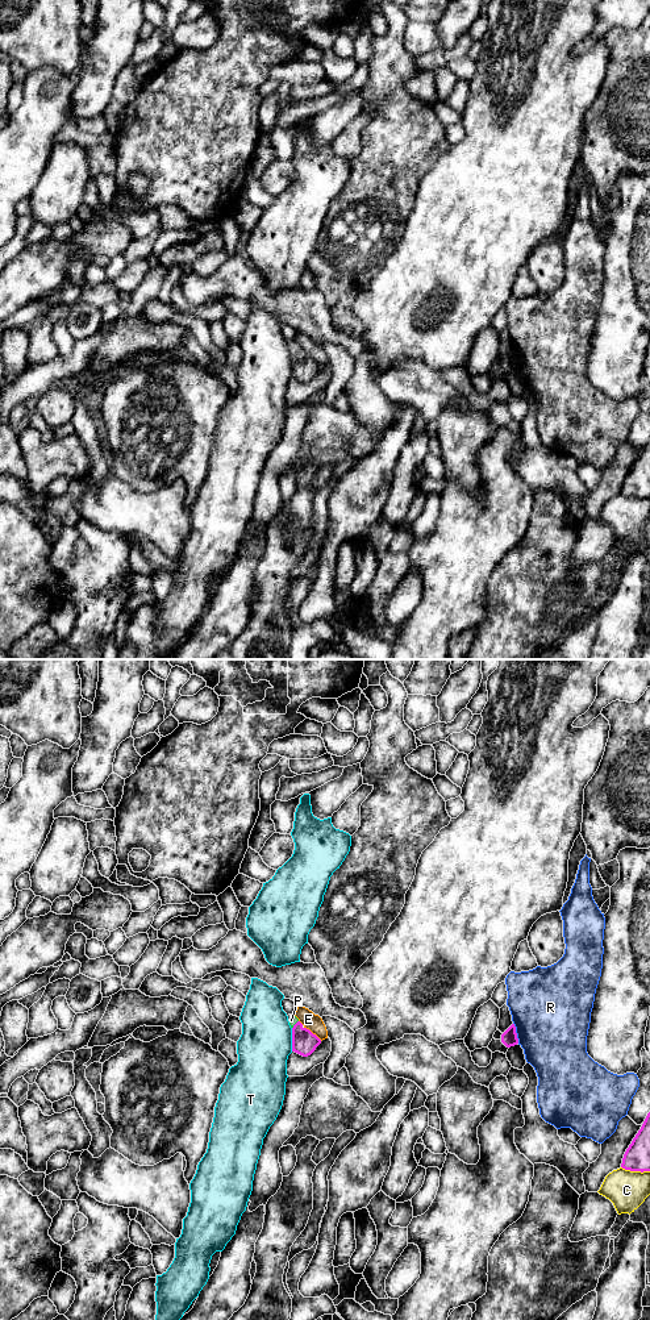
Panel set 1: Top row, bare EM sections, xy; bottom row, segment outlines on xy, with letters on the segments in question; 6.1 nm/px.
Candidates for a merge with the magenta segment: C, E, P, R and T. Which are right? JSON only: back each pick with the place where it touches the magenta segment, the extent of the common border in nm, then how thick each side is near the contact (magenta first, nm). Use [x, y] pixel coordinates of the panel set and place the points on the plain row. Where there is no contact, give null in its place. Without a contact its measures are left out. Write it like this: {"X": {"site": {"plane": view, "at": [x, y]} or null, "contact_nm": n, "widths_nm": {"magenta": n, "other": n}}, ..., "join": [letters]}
{"P": {"site": {"plane": "xy", "at": [295, 350]}, "contact_nm": 70, "widths_nm": {"magenta": 160, "other": 50}}, "join": ["P"]}

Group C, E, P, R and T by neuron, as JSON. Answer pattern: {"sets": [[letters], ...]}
{"sets": [["C"], ["E"], ["P"], ["R"], ["T"]]}

